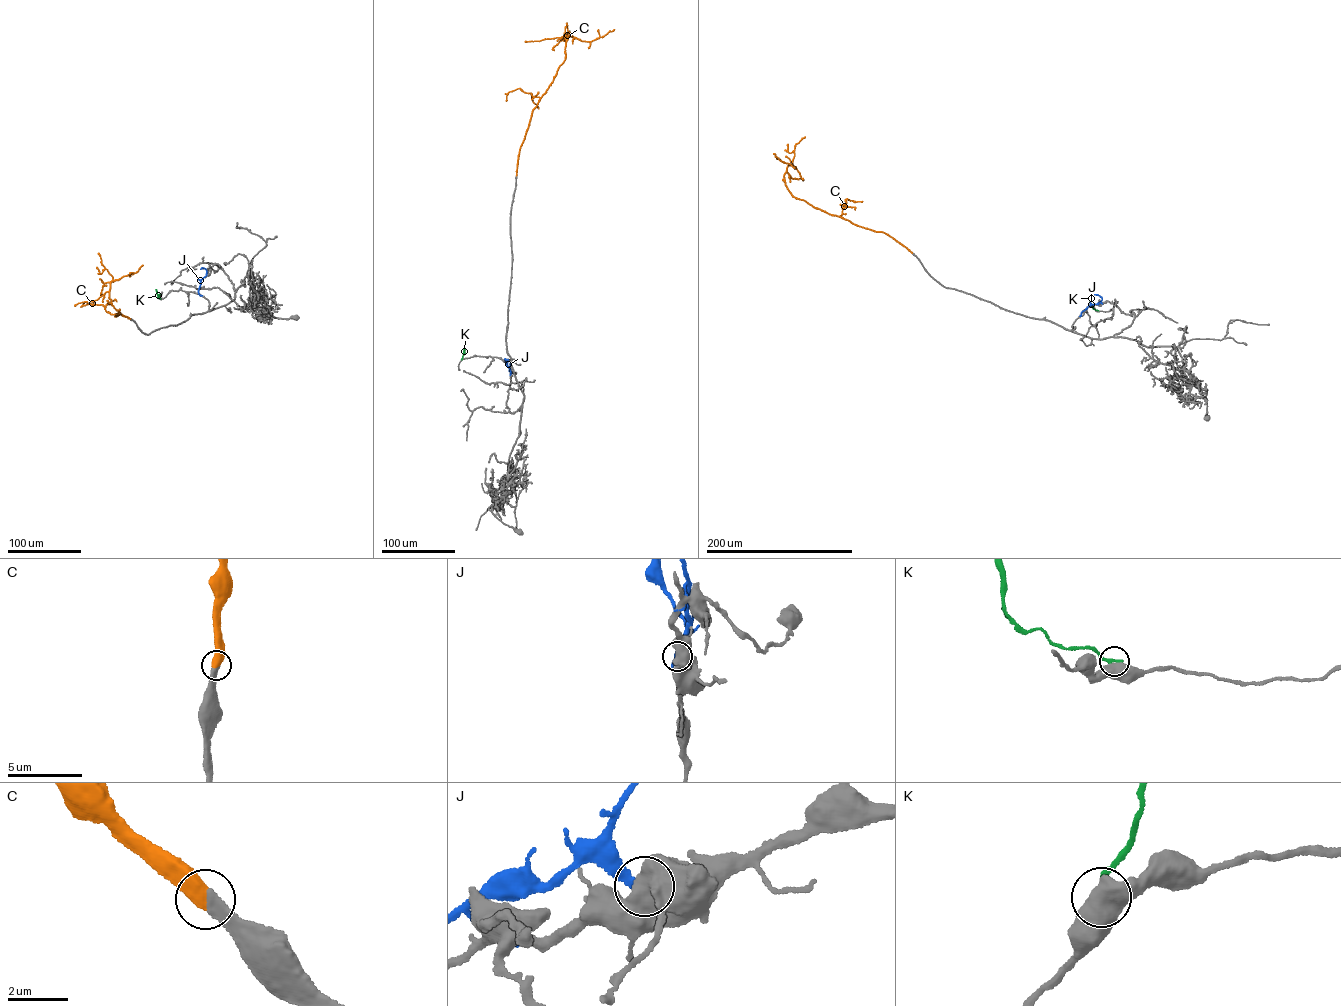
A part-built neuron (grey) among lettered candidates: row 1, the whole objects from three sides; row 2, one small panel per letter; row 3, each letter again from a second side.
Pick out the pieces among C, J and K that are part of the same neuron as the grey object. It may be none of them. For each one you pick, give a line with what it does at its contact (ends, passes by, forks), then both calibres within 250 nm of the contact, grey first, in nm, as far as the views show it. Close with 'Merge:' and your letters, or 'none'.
C: it ends; calibres 460 and 550 nm
Merge: C

